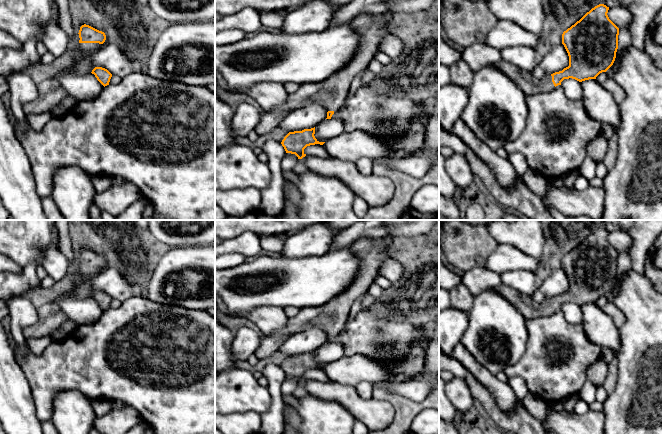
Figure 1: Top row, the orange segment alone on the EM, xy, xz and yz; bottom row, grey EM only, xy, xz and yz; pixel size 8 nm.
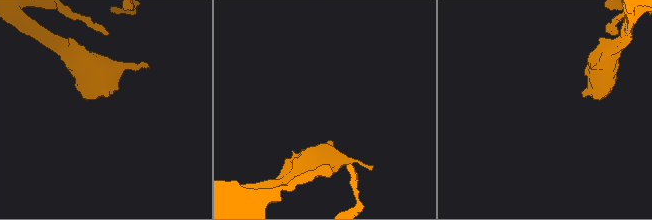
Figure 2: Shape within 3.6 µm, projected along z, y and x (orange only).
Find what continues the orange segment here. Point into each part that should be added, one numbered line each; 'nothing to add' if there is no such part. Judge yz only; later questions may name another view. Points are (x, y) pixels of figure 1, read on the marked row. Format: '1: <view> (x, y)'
1: yz (530, 85)

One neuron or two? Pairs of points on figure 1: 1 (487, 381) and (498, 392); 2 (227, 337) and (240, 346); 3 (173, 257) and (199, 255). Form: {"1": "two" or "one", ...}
{"1": "one", "2": "two", "3": "one"}

